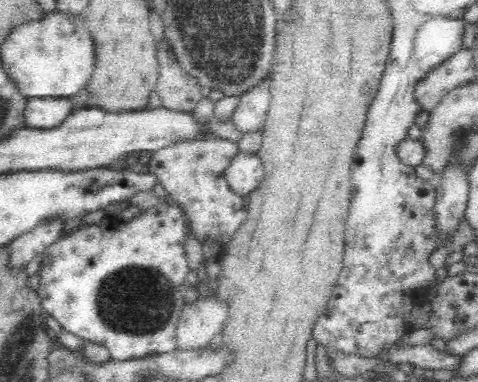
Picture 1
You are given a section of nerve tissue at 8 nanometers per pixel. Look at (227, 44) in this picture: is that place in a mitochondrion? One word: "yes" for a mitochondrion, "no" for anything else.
yes

